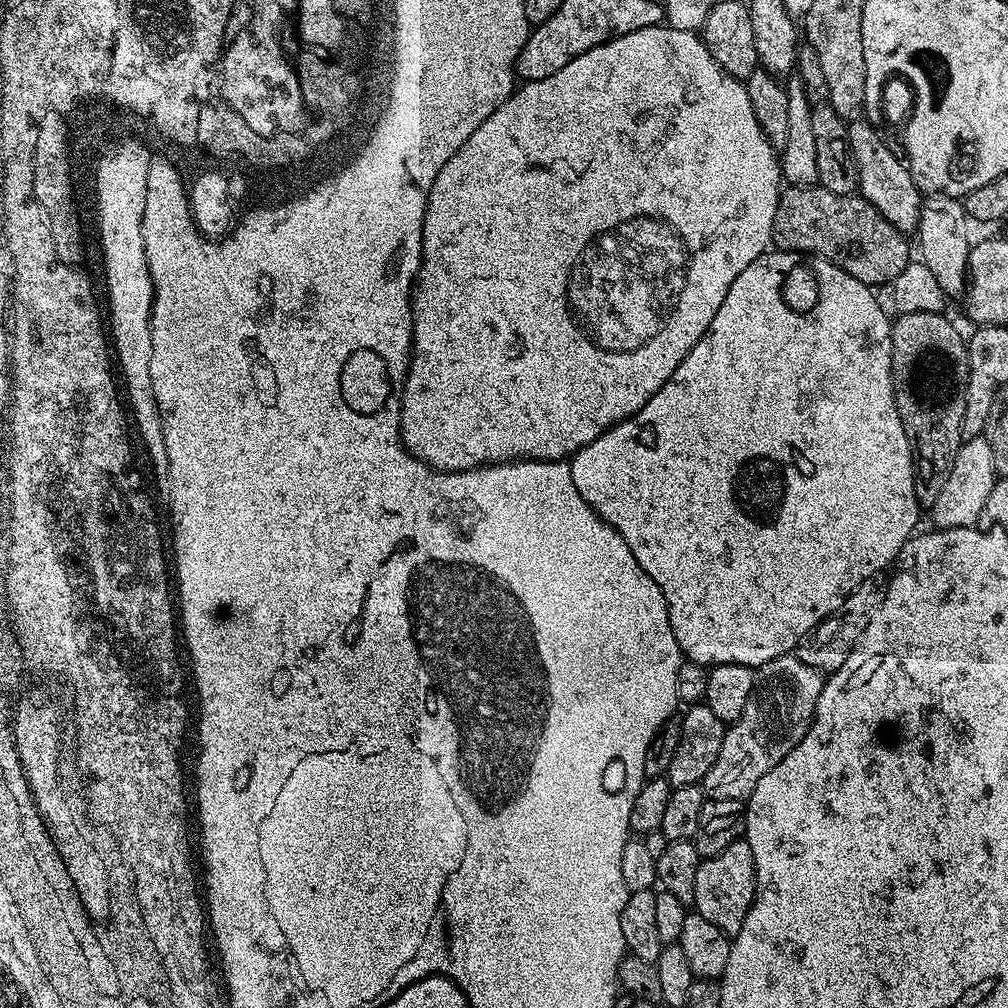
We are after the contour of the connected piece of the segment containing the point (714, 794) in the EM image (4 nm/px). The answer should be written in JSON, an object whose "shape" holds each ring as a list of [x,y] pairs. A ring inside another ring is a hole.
{"shape":[[[789,654],[766,662],[755,669],[755,674],[756,685],[750,698],[739,718],[727,725],[722,750],[718,750],[714,766],[710,766],[702,781],[707,799],[747,801],[759,780],[794,750],[812,724],[818,694],[822,694],[825,681],[819,670],[806,666],[795,654]]]}

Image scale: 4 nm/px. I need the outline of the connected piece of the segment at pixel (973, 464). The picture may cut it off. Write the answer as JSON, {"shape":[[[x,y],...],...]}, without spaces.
{"shape":[[[983,435],[967,437],[954,458],[950,478],[946,478],[938,498],[934,498],[930,506],[933,525],[936,528],[977,527],[982,518],[982,509],[986,506],[986,497],[990,495],[990,490],[994,490],[997,479],[990,442],[986,442]]]}

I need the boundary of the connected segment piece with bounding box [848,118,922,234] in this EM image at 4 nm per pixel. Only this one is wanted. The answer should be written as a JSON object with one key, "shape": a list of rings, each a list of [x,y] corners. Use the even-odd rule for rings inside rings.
{"shape":[[[857,118],[848,124],[848,141],[858,170],[859,195],[864,196],[866,202],[870,202],[870,206],[874,206],[874,210],[878,210],[878,214],[882,214],[882,218],[886,218],[886,222],[890,222],[890,226],[894,226],[899,232],[905,234],[915,233],[920,221],[920,206],[922,203],[920,187],[914,182],[907,163],[899,155],[896,157],[892,153],[891,146],[880,137],[880,132],[876,127],[877,125],[867,118]]]}

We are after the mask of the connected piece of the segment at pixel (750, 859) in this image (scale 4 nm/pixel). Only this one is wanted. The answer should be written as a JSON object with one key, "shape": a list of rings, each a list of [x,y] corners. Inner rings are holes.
{"shape":[[[743,838],[730,842],[722,854],[714,854],[701,859],[698,866],[698,878],[694,878],[694,910],[714,922],[714,926],[734,934],[746,922],[746,914],[752,905],[756,893],[756,871],[754,854],[750,851],[750,842]]]}

